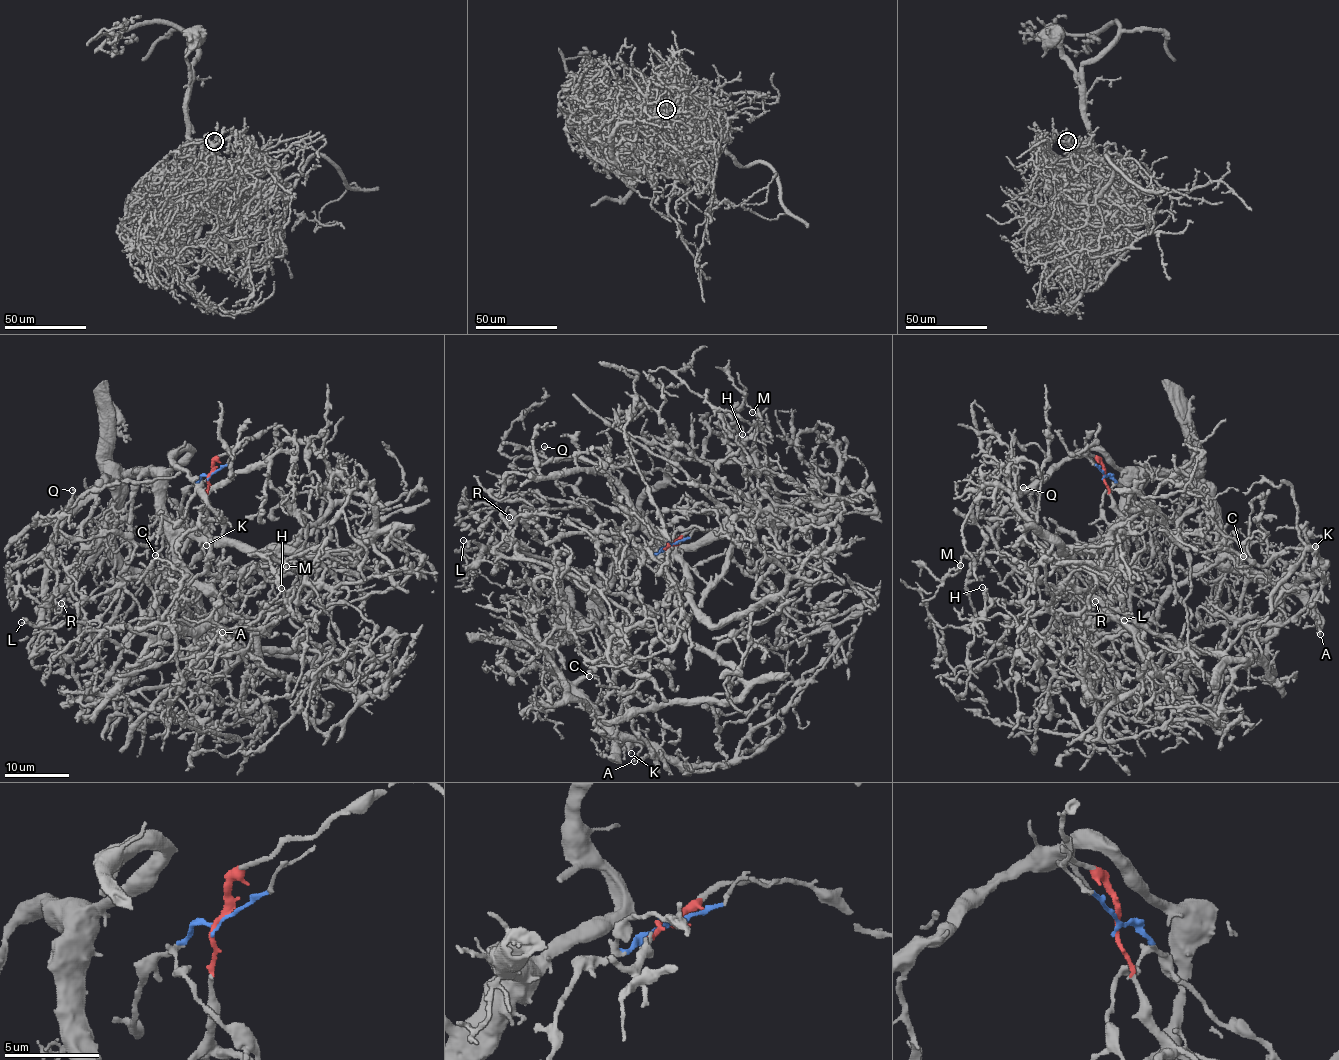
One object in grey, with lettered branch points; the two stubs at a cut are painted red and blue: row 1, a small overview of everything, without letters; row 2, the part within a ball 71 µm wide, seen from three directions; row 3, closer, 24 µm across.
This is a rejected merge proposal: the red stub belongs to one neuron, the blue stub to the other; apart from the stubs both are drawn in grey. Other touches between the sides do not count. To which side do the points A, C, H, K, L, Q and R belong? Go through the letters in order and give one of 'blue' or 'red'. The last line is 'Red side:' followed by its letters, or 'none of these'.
A: blue
C: red
H: blue
K: red
L: red
Q: blue
R: red
Red side: C, K, L, R

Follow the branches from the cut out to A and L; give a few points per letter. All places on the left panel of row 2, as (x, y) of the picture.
A: (211, 475), (181, 509), (211, 567), (221, 647), (316, 658), (247, 654), (207, 624), (233, 604), (221, 633)
L: (211, 474), (205, 519), (193, 530), (170, 522), (157, 473), (106, 478), (47, 553), (44, 615), (22, 622)

